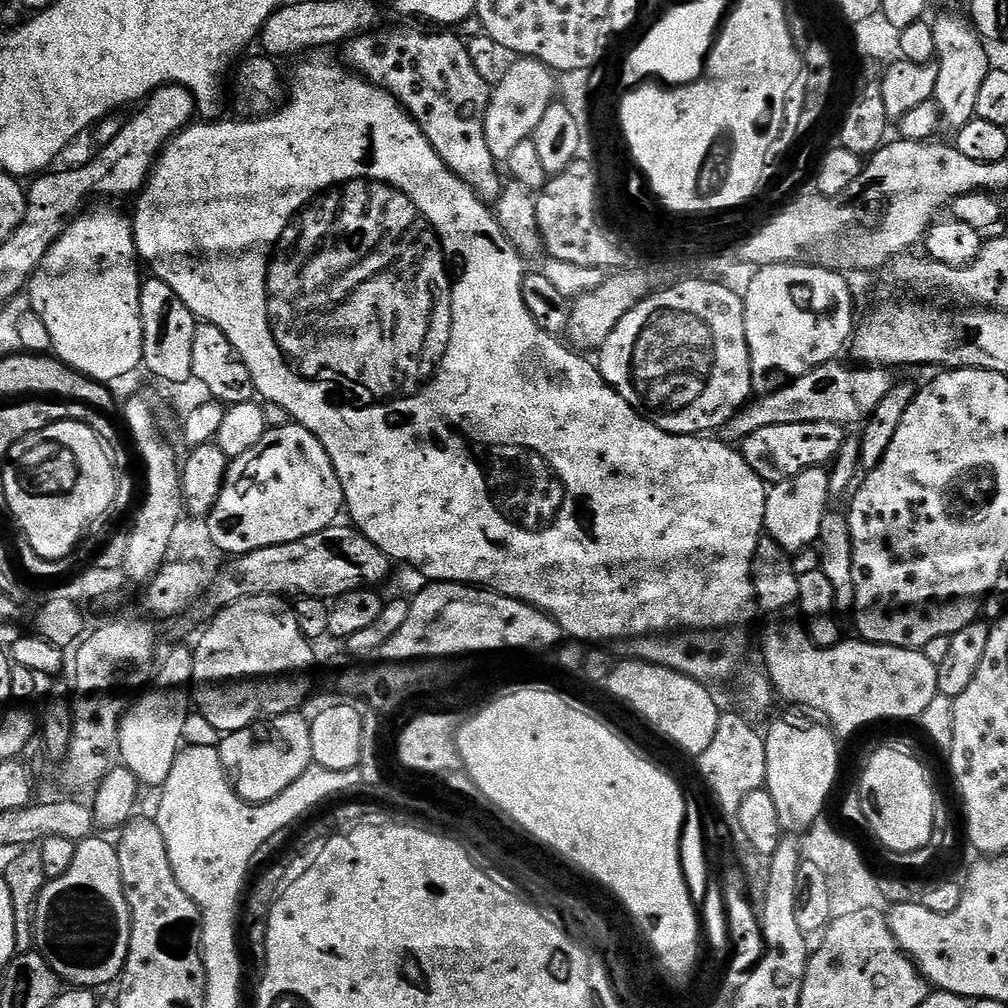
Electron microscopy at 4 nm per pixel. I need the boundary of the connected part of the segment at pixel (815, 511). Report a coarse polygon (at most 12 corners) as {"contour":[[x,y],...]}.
{"contour":[[823,467],[768,488],[764,532],[789,554],[819,541]]}

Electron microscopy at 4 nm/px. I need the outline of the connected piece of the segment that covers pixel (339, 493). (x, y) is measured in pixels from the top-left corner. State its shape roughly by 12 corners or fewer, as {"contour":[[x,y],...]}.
{"contour":[[289,422],[229,463],[206,519],[235,558],[333,527],[344,491]]}

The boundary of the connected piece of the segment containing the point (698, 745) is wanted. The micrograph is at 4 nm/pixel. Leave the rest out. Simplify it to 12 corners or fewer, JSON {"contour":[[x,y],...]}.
{"contour":[[625,659],[606,689],[699,758],[722,708],[701,681]]}

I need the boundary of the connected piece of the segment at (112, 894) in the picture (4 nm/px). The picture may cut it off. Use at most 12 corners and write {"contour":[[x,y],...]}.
{"contour":[[93,834],[36,903],[61,981],[119,981],[132,919],[116,845]]}

